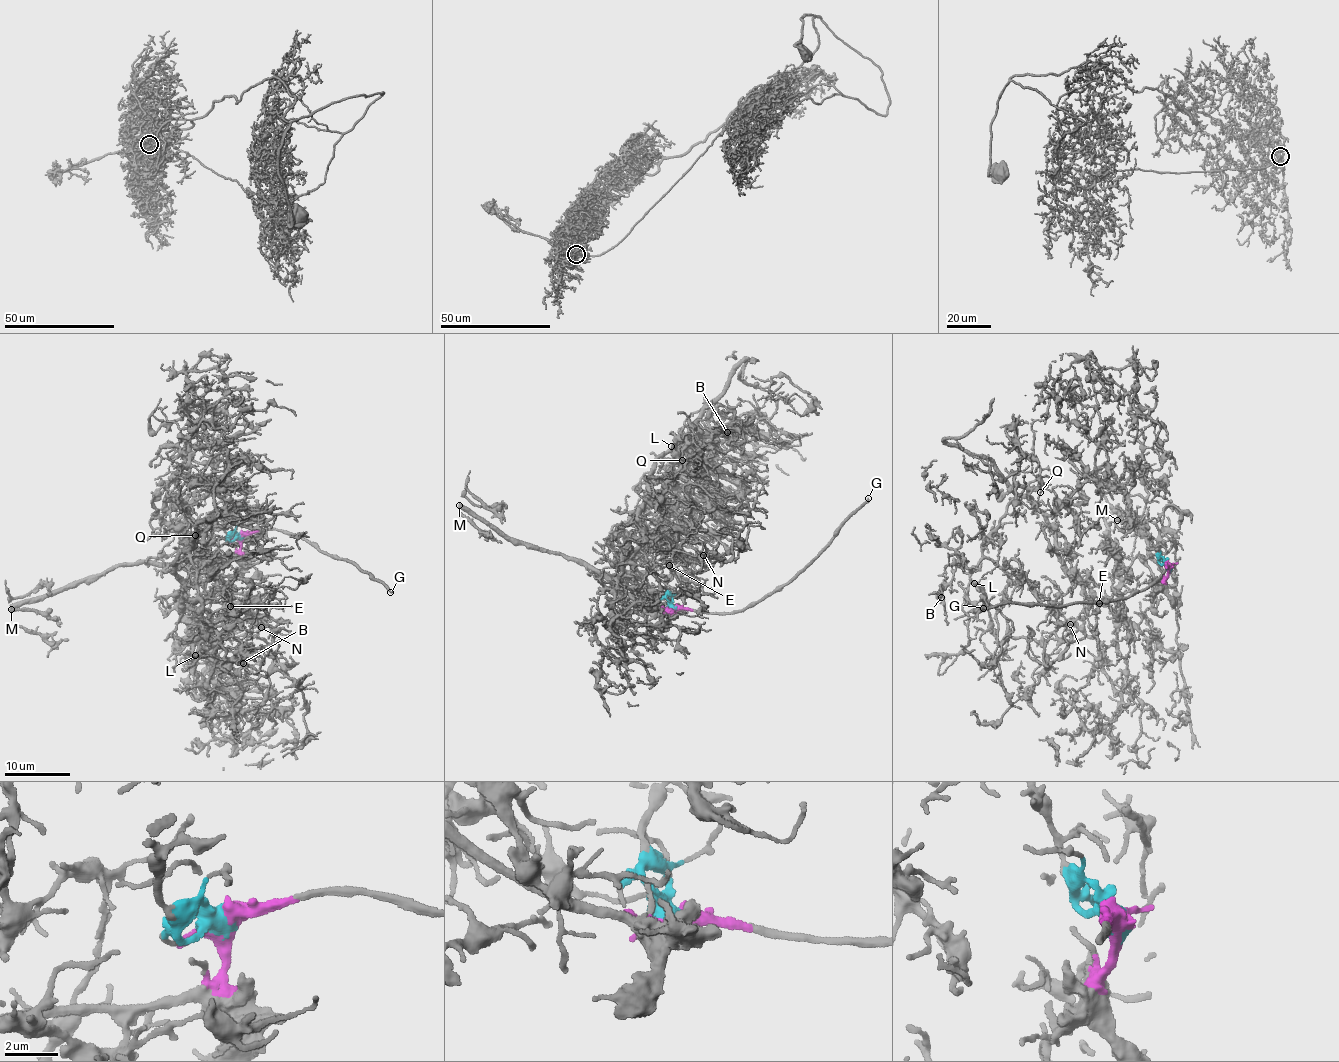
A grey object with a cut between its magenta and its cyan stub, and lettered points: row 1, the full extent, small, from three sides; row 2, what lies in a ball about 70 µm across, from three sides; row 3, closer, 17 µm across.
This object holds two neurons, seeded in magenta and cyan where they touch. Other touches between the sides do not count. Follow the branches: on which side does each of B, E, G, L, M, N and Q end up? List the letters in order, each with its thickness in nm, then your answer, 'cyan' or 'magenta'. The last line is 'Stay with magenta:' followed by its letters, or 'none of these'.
B: 120 nm thick; cyan
E: 110 nm thick; cyan
G: 280 nm thick; magenta
L: 240 nm thick; cyan
M: 500 nm thick; magenta
N: 130 nm thick; cyan
Q: 180 nm thick; cyan
Stay with magenta: G, M

